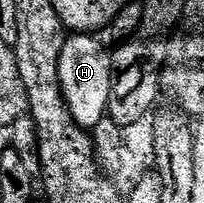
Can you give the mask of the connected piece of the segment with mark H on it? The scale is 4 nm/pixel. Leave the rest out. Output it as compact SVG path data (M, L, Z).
M73 33L62 40L57 56L61 94L69 114L81 129L91 131L107 115L112 81L112 58L100 40L89 33Z

